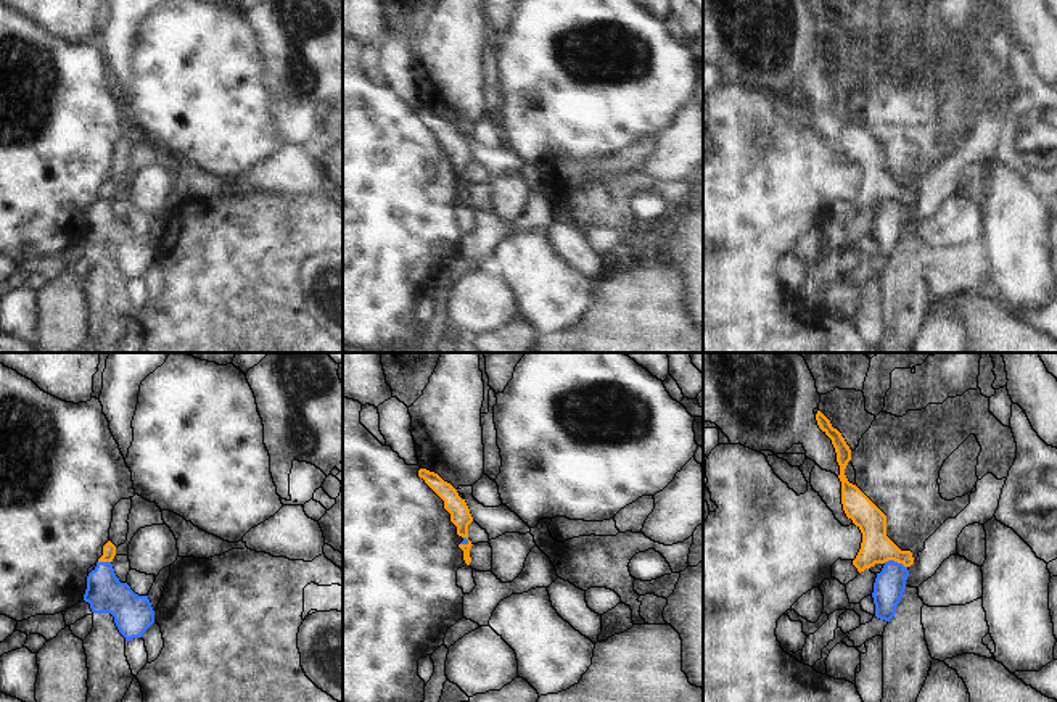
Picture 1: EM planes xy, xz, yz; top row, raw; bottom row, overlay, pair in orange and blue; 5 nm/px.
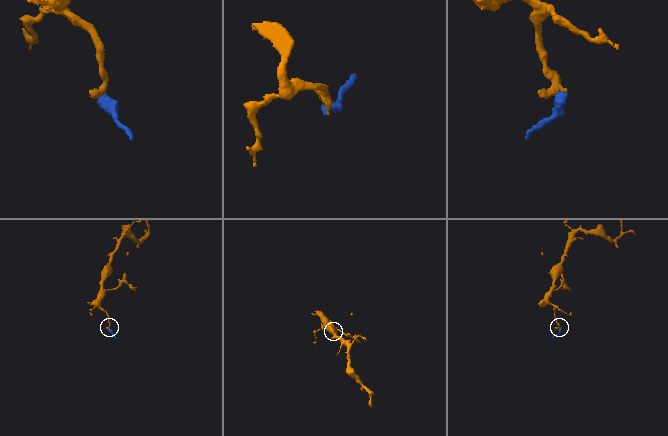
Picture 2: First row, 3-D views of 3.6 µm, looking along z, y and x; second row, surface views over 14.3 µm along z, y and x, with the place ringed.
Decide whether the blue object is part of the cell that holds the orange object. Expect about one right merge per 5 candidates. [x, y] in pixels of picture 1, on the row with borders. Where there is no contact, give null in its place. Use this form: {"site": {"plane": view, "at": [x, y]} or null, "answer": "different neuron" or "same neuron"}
{"site": {"plane": "yz", "at": [895, 561]}, "answer": "different neuron"}

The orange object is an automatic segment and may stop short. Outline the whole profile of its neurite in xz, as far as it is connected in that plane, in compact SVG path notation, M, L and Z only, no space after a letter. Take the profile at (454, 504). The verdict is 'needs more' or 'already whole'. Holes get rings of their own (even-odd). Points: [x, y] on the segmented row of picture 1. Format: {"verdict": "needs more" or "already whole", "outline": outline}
{"verdict": "already whole", "outline": "M420 469L418 477L444 501L444 509L450 514L450 522L457 526L457 535L468 539L468 525L473 522L473 517L465 499L434 472Z"}

